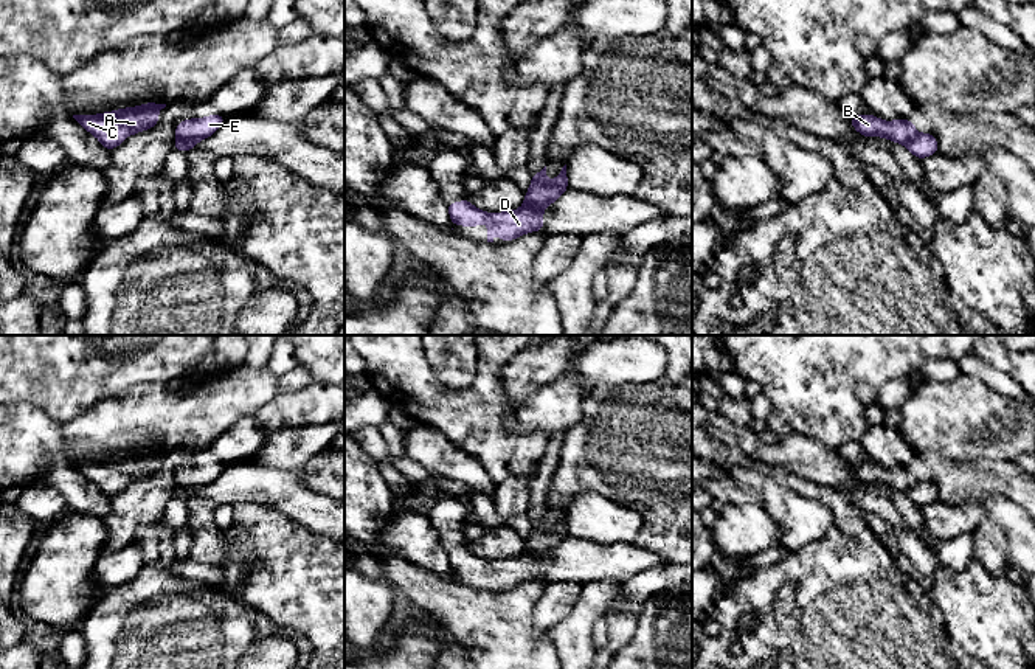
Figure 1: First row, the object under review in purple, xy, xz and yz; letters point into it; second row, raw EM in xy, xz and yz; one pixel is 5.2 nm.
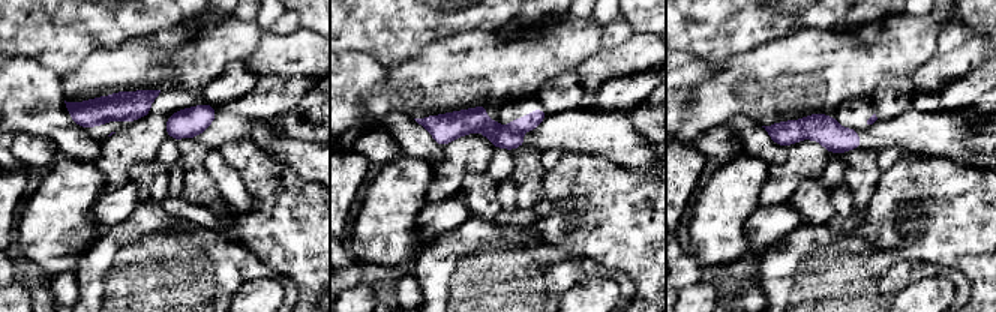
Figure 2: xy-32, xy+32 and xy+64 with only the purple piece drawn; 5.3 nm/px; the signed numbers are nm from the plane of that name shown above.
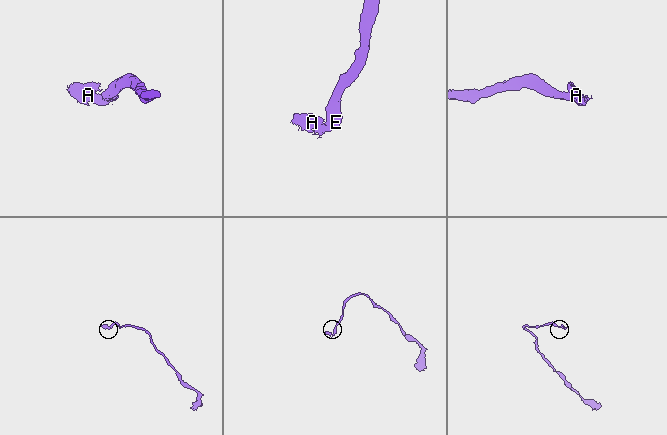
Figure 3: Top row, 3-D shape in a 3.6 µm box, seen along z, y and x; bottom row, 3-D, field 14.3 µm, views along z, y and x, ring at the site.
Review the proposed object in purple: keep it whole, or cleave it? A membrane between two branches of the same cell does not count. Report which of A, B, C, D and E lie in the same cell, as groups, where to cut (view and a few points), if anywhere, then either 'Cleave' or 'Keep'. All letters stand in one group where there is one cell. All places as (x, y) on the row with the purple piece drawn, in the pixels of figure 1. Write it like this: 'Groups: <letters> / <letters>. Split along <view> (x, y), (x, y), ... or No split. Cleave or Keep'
Groups: A C D / B E. Split along xy (176, 137), (194, 143). Cleave

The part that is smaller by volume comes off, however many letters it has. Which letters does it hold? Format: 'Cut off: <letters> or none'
Cut off: A, C, D

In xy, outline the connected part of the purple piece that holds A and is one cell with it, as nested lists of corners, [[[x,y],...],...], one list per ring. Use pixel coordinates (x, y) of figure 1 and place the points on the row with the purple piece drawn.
[[[146,102],[99,115],[73,115],[73,118],[112,151],[137,132],[157,126],[158,112],[164,107],[166,104]]]

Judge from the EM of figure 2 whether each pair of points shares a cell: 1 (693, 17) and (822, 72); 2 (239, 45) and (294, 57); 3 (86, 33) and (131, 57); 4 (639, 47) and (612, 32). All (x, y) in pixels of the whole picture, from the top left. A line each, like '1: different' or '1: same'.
1: different
2: different
3: different
4: different

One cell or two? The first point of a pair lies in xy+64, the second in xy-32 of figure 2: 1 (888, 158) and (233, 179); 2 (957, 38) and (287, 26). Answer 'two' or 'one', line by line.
1: one
2: one

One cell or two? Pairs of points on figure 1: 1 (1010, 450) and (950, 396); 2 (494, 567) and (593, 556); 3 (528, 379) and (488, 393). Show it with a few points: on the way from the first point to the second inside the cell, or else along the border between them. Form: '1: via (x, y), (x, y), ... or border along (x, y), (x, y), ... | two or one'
1: via (1000, 433), (987, 421), (973, 419), (967, 413) | one
2: via (519, 567), (554, 567), (568, 562) | one
3: border along (519, 354), (500, 373), (503, 393), (514, 413) | two

